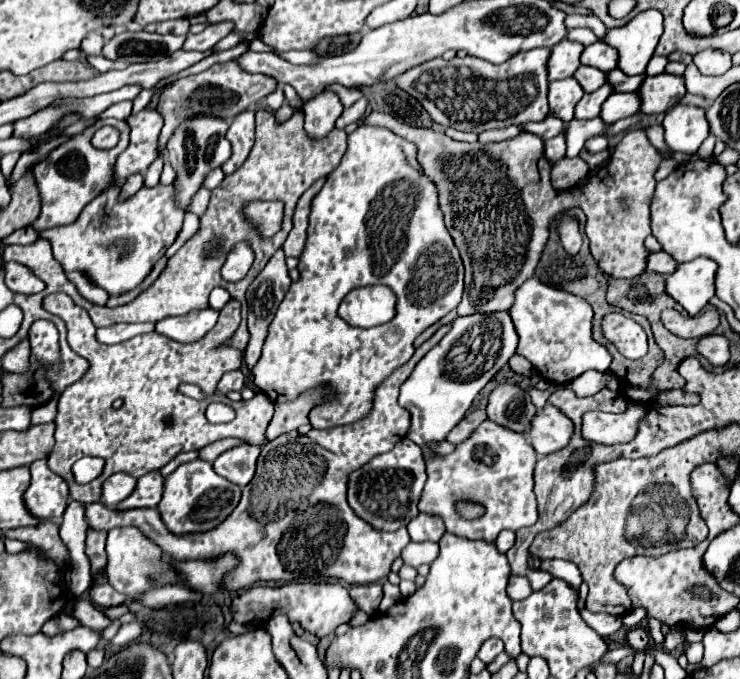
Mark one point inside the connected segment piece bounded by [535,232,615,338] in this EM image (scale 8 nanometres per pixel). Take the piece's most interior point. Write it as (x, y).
(579, 275)

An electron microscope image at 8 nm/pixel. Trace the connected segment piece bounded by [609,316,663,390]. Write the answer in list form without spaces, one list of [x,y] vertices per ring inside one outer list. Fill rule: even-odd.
[[[635,316],[635,320],[639,320],[639,324],[643,326],[643,330],[645,330],[647,336],[649,336],[649,352],[647,352],[647,356],[645,356],[643,360],[627,360],[627,358],[623,358],[623,356],[617,352],[617,348],[611,346],[611,348],[609,348],[609,354],[613,356],[613,362],[611,362],[611,368],[609,368],[609,370],[611,370],[621,382],[625,382],[625,384],[641,386],[641,388],[649,390],[649,388],[651,388],[651,374],[653,374],[655,368],[663,362],[663,350],[655,344],[649,322],[647,322],[645,318],[637,318],[637,316]]]

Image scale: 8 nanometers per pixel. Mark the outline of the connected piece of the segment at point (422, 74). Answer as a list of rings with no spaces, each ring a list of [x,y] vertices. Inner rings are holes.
[[[533,48],[515,54],[499,66],[475,56],[455,56],[449,62],[443,58],[435,58],[397,76],[395,86],[419,100],[433,122],[441,126],[451,126],[455,130],[481,134],[493,128],[507,128],[511,124],[519,126],[525,122],[543,120],[549,114],[549,80],[545,70],[549,54],[549,48]]]

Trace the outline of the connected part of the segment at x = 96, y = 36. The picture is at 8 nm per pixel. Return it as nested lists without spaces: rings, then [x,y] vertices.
[[[99,32],[87,34],[87,38],[85,38],[83,44],[81,44],[81,50],[83,50],[85,54],[89,54],[89,56],[101,54],[101,48],[103,48],[103,36],[101,36]]]

